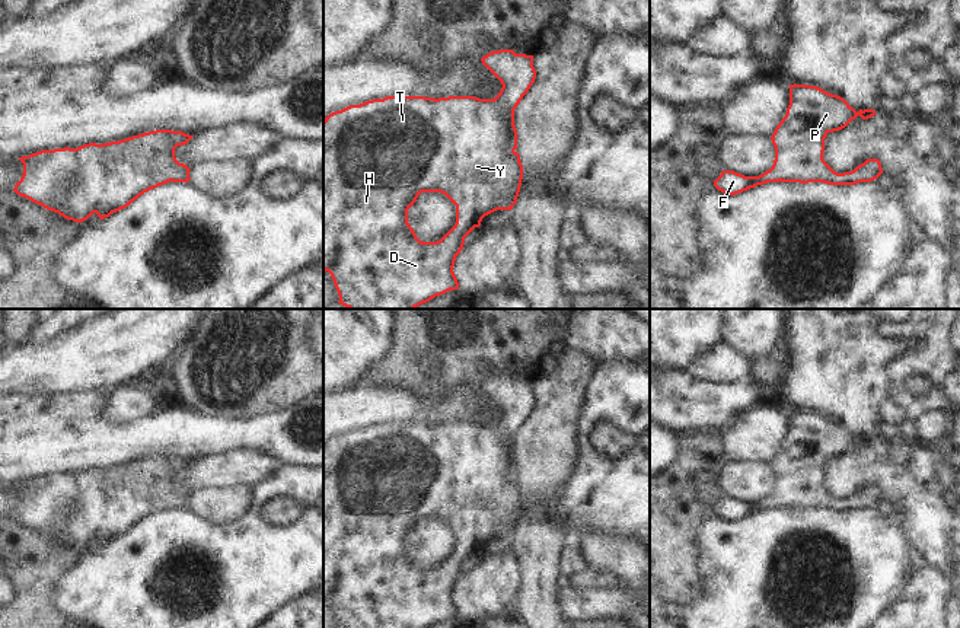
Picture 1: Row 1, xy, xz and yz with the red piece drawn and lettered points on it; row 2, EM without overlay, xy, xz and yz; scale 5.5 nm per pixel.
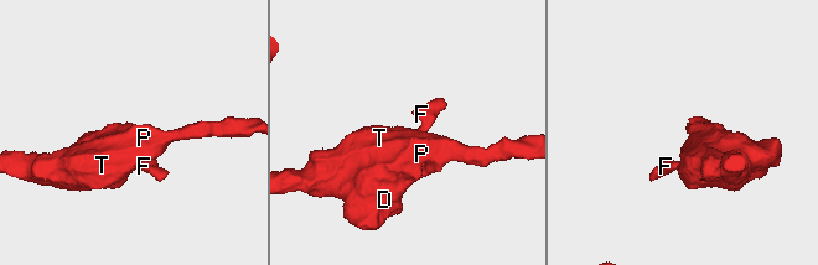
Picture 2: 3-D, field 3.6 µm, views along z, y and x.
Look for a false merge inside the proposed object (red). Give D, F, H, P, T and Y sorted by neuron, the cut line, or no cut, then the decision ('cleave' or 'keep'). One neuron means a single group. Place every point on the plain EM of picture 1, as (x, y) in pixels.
groups D F H P T Y; cut none; keep

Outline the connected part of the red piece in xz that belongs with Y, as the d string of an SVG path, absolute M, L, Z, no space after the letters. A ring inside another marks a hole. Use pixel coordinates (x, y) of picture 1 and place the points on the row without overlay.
M498 376L481 385L482 390L501 408L503 414L494 425L479 425L475 423L386 423L371 425L360 431L350 431L341 437L329 440L323 446L323 596L334 606L339 628L430 628L450 616L457 616L459 609L453 599L456 583L465 571L465 564L481 552L485 542L497 536L511 536L523 506L523 491L517 475L517 456L514 452L514 436L535 409L536 396L533 382L516 380L513 376ZM421 519L441 519L456 532L455 552L437 568L421 568L408 549L408 536L414 532Z

